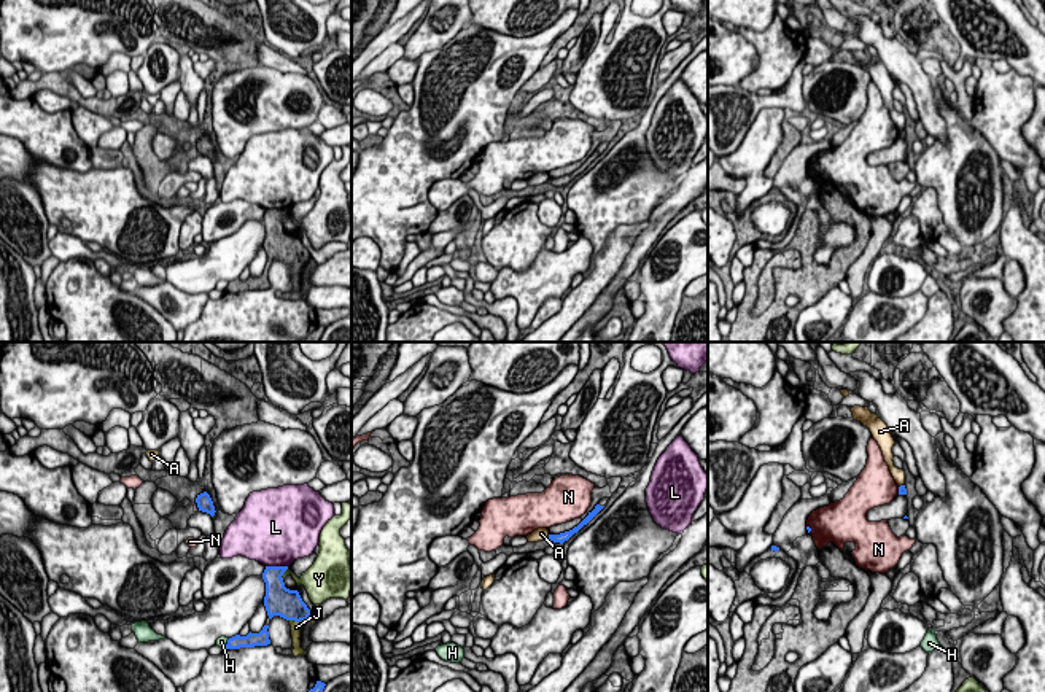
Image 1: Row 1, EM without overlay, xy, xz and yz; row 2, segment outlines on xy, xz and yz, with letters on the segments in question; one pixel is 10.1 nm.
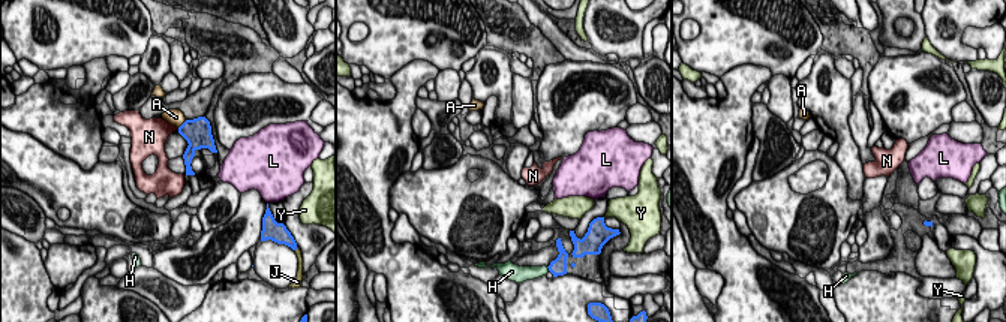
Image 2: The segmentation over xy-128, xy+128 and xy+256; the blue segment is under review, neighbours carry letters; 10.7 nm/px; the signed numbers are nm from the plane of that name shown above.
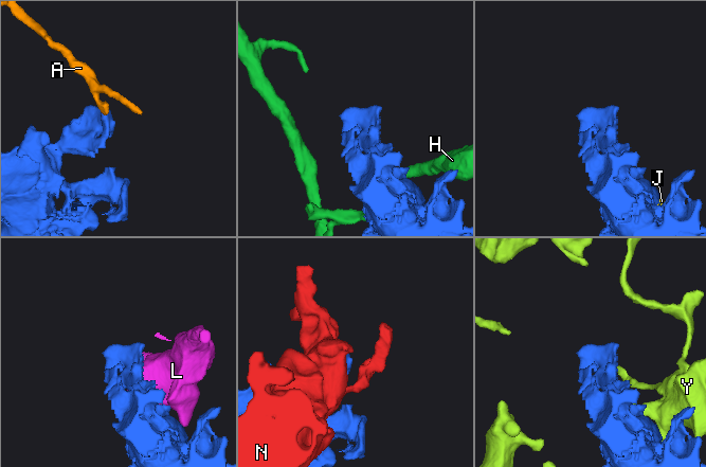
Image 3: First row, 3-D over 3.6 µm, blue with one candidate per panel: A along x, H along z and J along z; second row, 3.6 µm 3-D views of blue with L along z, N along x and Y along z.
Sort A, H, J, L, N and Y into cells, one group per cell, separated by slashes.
A / H / J / L / N / Y

